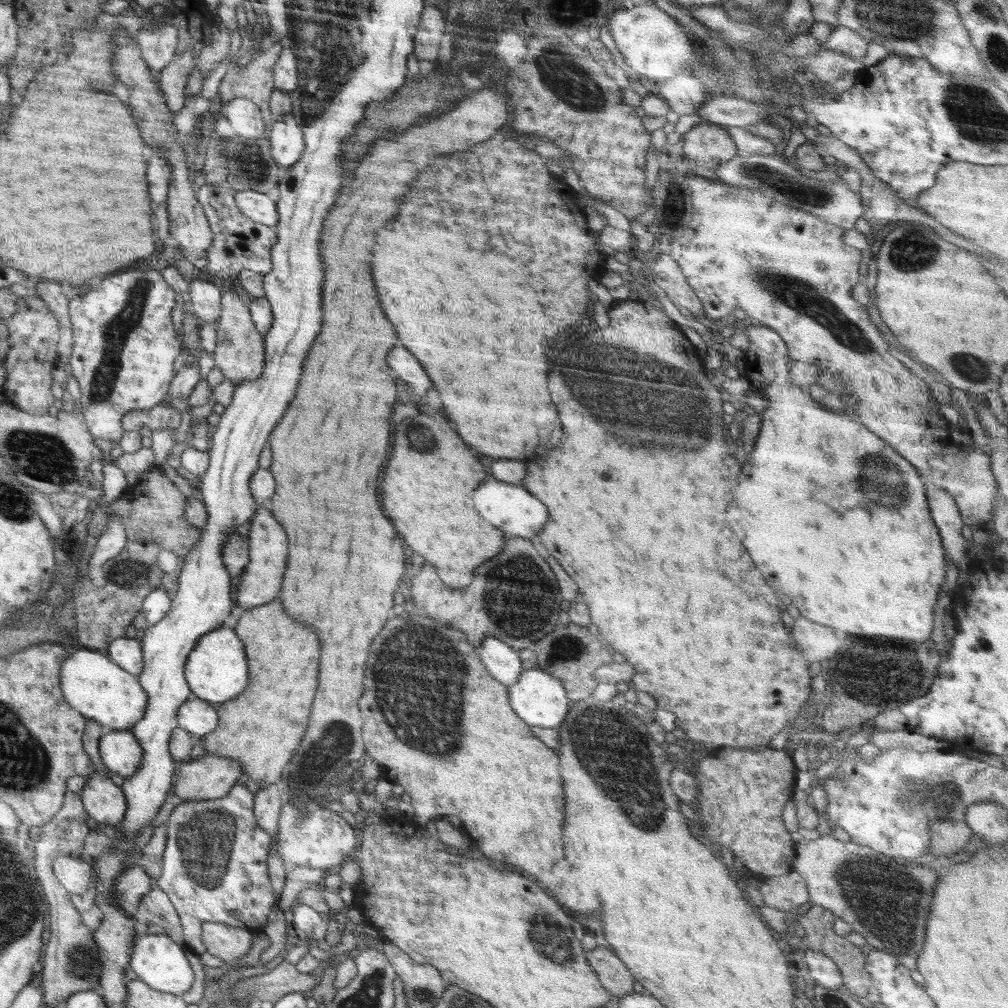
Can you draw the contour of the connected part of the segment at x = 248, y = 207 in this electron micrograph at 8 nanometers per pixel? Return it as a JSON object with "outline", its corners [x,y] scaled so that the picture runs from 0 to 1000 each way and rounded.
{"outline":[[[253,188],[236,189],[233,192],[233,201],[242,214],[267,225],[275,223],[275,201],[266,195],[266,191],[260,192]]]}

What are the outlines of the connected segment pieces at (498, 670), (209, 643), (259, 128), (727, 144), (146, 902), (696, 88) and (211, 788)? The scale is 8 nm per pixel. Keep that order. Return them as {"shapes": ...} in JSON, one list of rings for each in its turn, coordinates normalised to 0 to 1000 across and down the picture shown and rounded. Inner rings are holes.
{"shapes":[[[[484,632],[479,635],[472,646],[482,665],[502,681],[510,679],[520,665],[515,646],[493,633]]],[[[221,619],[197,633],[184,659],[184,674],[191,689],[211,699],[234,692],[246,679],[246,656],[233,624]]],[[[234,96],[221,105],[222,116],[226,118],[234,136],[257,138],[266,131],[263,112],[244,96]]],[[[706,122],[688,124],[682,132],[677,134],[677,140],[674,144],[676,154],[678,154],[682,162],[698,165],[698,167],[707,169],[709,169],[714,162],[724,159],[731,154],[731,145],[722,133],[722,130]]],[[[153,874],[150,884],[139,892],[135,905],[131,909],[141,917],[153,917],[153,919],[163,921],[165,928],[174,937],[183,938],[183,927],[178,907],[167,888],[157,881]]],[[[681,67],[681,73],[675,71],[666,78],[654,81],[649,89],[675,116],[690,114],[691,107],[703,97],[697,81],[690,74],[687,74],[685,67]]],[[[204,748],[194,754],[182,755],[173,788],[179,794],[208,794],[220,792],[241,768],[233,752]]]]}

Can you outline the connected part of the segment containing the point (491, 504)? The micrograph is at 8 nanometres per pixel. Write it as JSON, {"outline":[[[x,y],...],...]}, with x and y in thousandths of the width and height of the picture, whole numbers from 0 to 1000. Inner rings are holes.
{"outline":[[[484,476],[472,484],[470,502],[472,502],[472,508],[478,510],[488,522],[518,534],[532,532],[542,521],[546,512],[544,504],[534,494],[528,494],[528,490],[524,490],[518,482],[508,482],[494,476]]]}

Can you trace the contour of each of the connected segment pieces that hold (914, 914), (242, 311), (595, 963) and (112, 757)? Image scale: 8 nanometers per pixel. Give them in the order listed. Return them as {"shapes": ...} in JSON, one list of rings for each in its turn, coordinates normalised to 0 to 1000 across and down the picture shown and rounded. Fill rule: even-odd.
{"shapes":[[[[814,828],[810,832],[797,832],[790,836],[787,863],[798,872],[803,893],[809,898],[824,903],[830,911],[835,911],[853,927],[860,937],[873,944],[885,946],[902,963],[909,960],[911,948],[917,940],[919,931],[919,911],[923,905],[925,883],[931,873],[927,858],[911,858],[903,853],[893,853],[887,849],[869,845],[861,839],[843,834],[833,834],[827,828]]],[[[220,289],[219,301],[211,355],[214,365],[218,365],[222,375],[236,383],[241,377],[250,378],[259,373],[263,362],[263,335],[250,319],[246,298],[230,289]]],[[[601,940],[580,944],[581,953],[603,985],[617,991],[627,986],[629,970],[621,958]]],[[[129,724],[111,725],[98,736],[104,760],[122,772],[131,771],[141,760],[144,745]]]]}

